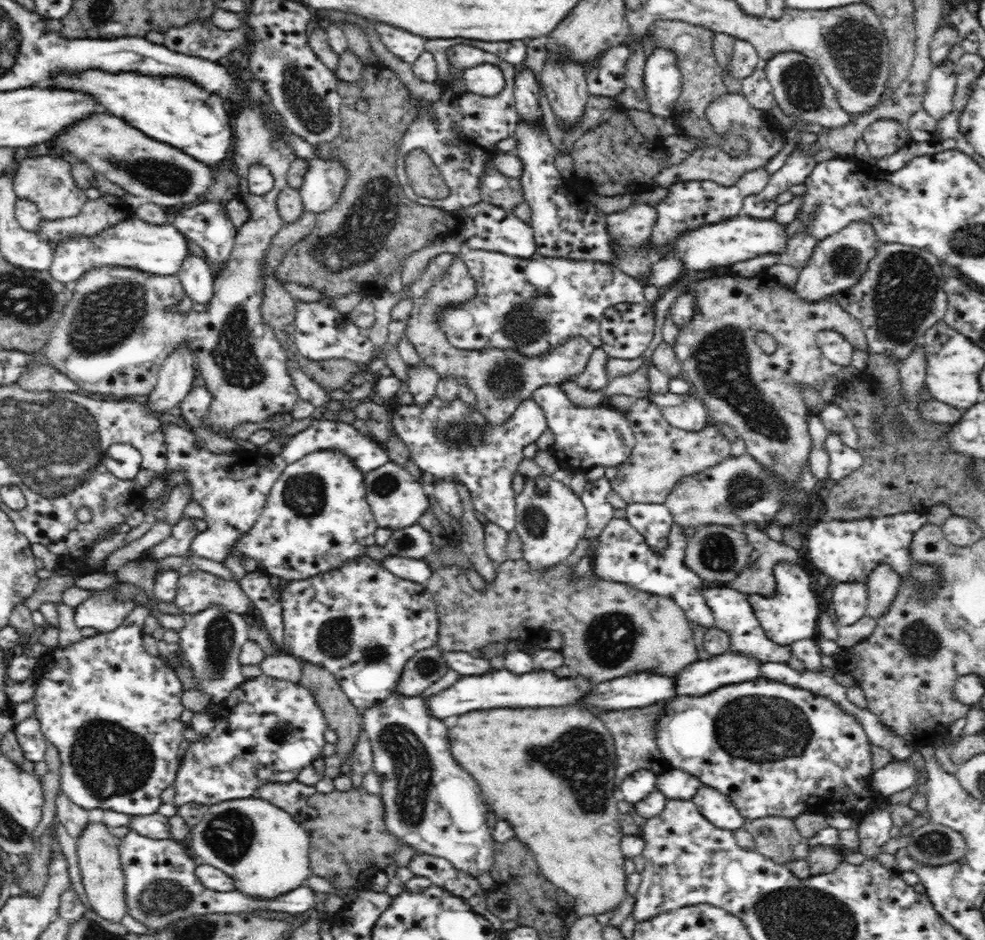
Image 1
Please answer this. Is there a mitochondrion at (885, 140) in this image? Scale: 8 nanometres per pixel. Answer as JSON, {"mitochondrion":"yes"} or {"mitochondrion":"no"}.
{"mitochondrion":"no"}

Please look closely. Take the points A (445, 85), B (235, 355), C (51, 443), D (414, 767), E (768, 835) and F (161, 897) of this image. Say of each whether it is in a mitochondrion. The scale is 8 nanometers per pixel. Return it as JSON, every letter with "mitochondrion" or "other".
{"A":"other","B":"mitochondrion","C":"mitochondrion","D":"mitochondrion","E":"mitochondrion","F":"mitochondrion"}

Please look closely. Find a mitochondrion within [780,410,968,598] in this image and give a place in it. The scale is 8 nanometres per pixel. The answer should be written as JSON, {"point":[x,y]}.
{"point":[938,468]}

